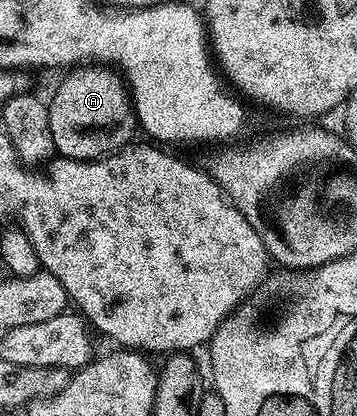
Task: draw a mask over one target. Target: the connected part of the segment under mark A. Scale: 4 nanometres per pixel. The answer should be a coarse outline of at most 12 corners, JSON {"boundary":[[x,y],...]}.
{"boundary":[[113,67],[67,71],[48,100],[59,157],[101,160],[135,139]]}

